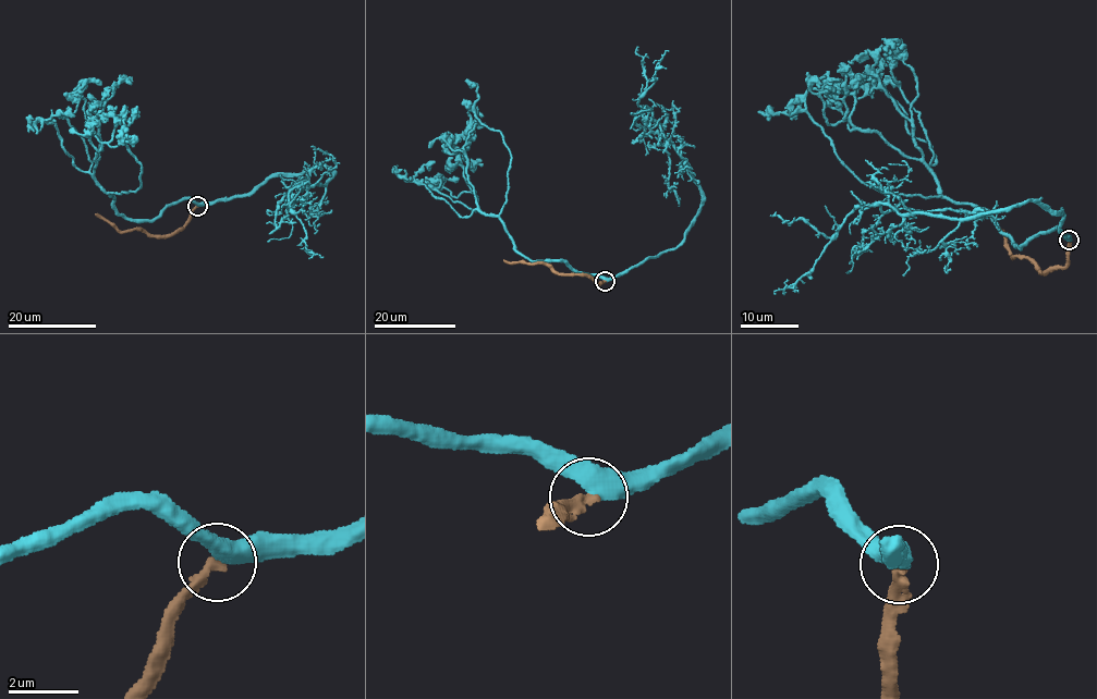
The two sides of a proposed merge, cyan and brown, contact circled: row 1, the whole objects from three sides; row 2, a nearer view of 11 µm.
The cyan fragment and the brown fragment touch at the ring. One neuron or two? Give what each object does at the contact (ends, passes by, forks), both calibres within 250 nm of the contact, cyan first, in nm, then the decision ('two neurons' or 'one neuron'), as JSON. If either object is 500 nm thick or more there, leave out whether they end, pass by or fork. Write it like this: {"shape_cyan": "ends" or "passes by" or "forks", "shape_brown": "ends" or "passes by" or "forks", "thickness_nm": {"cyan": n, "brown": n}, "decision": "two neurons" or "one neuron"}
{"shape_cyan": "passes by", "shape_brown": "ends", "thickness_nm": {"cyan": 480, "brown": 280}, "decision": "two neurons"}

